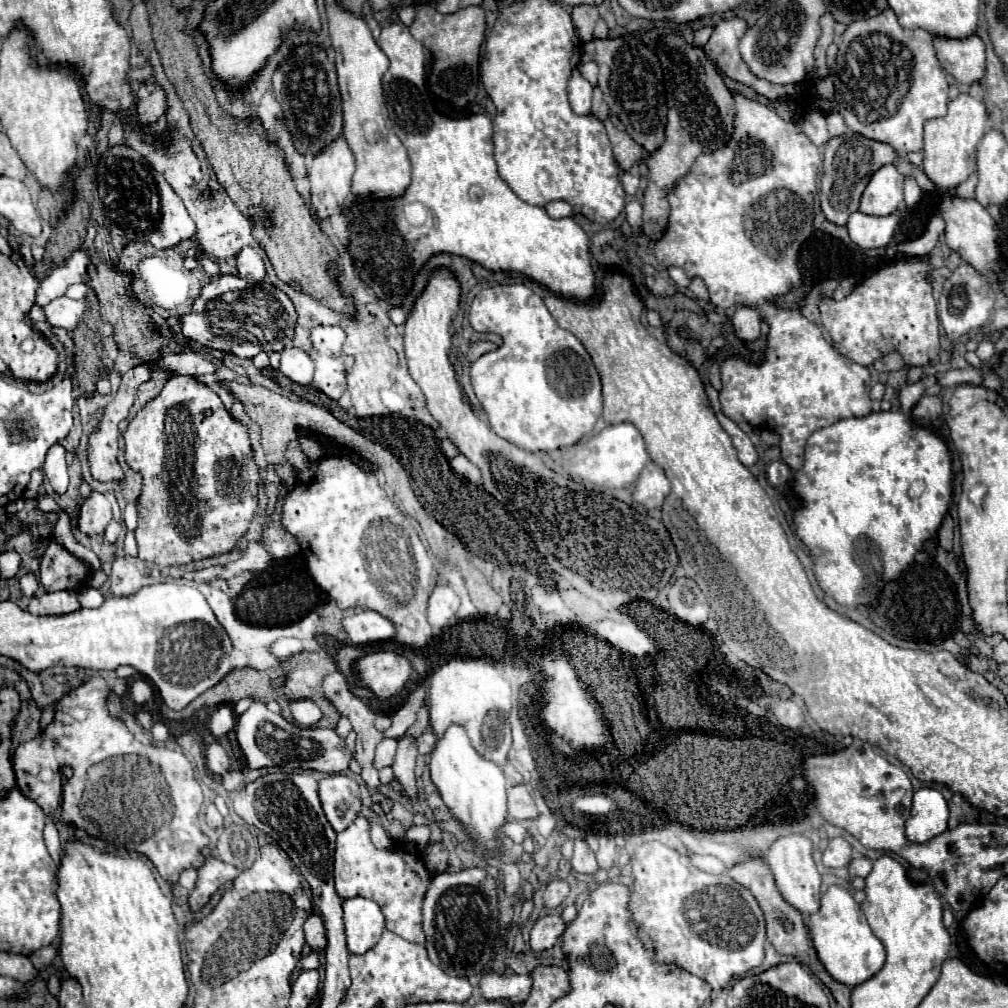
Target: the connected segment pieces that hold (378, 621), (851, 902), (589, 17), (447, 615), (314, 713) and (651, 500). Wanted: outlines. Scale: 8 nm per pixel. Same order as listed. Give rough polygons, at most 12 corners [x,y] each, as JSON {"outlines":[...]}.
{"outlines":[[[373,610],[343,616],[351,644],[395,636],[393,624]],[[843,886],[807,916],[825,970],[853,988],[885,964],[885,948]],[[575,6],[573,24],[583,42],[593,40],[595,6]],[[435,586],[429,624],[445,628],[459,608],[451,586]],[[311,698],[289,700],[293,720],[315,726],[323,716]],[[649,462],[633,498],[647,508],[663,504],[671,484],[665,470]]]}

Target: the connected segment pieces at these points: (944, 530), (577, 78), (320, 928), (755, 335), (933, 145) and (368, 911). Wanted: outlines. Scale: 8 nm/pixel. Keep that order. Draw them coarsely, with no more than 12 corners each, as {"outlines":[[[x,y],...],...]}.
{"outlines":[[[943,518],[939,544],[945,552],[953,550],[953,520]],[[573,70],[567,96],[577,114],[591,114],[593,86]],[[311,914],[305,920],[305,940],[315,952],[327,946],[323,918]],[[739,308],[733,332],[741,342],[761,336],[761,316],[753,308]],[[959,94],[925,122],[923,172],[953,190],[973,172],[985,104]],[[373,900],[343,902],[349,952],[379,942],[385,916]]]}

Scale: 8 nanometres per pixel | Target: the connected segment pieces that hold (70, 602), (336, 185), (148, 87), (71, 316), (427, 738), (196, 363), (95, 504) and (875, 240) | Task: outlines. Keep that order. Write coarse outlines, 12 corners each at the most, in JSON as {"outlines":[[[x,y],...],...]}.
{"outlines":[[[75,592],[33,596],[31,614],[71,614],[81,604]],[[337,136],[315,154],[307,178],[317,218],[341,212],[355,158]],[[141,84],[137,126],[153,126],[165,112],[163,88]],[[59,296],[41,308],[51,326],[73,330],[83,300]],[[431,724],[417,738],[419,752],[429,754],[435,744]],[[197,352],[169,354],[159,368],[201,376],[217,372],[217,362]],[[99,492],[85,498],[81,532],[103,534],[111,522],[111,504]],[[901,210],[889,216],[855,212],[847,222],[861,248],[885,248],[893,240]]]}

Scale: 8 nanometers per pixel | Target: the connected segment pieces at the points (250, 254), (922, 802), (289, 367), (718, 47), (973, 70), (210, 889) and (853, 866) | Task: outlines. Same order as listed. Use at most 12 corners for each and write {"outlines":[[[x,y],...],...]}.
{"outlines":[[[251,246],[237,254],[237,272],[247,282],[265,278],[263,260]],[[935,788],[913,794],[905,822],[909,842],[947,830],[949,808]],[[299,348],[281,352],[281,372],[297,384],[311,384],[315,364]],[[721,20],[705,56],[721,74],[765,98],[801,98],[805,84],[755,78],[737,50],[747,24]],[[933,36],[941,66],[959,84],[985,74],[979,36]],[[207,858],[189,896],[191,910],[207,904],[239,870]],[[857,858],[849,864],[851,876],[867,876],[873,868],[869,858]]]}

